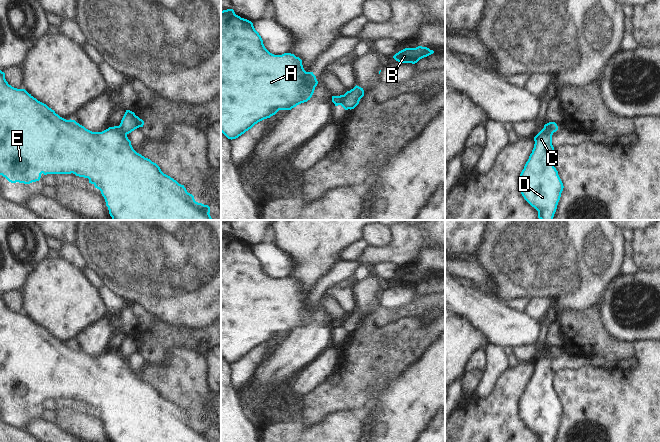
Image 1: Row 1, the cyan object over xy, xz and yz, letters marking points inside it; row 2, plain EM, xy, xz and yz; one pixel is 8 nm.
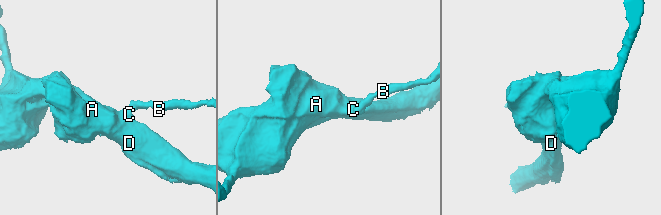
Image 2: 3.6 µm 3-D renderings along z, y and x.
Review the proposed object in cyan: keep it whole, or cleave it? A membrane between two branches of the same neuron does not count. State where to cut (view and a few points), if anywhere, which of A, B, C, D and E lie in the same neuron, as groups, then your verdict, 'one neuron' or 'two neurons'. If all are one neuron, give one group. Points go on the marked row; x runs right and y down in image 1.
cut xz (345, 94), (340, 104); groups A C D E / B; two neurons

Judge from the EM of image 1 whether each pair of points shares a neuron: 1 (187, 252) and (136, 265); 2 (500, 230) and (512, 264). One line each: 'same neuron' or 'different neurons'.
1: same neuron
2: same neuron

